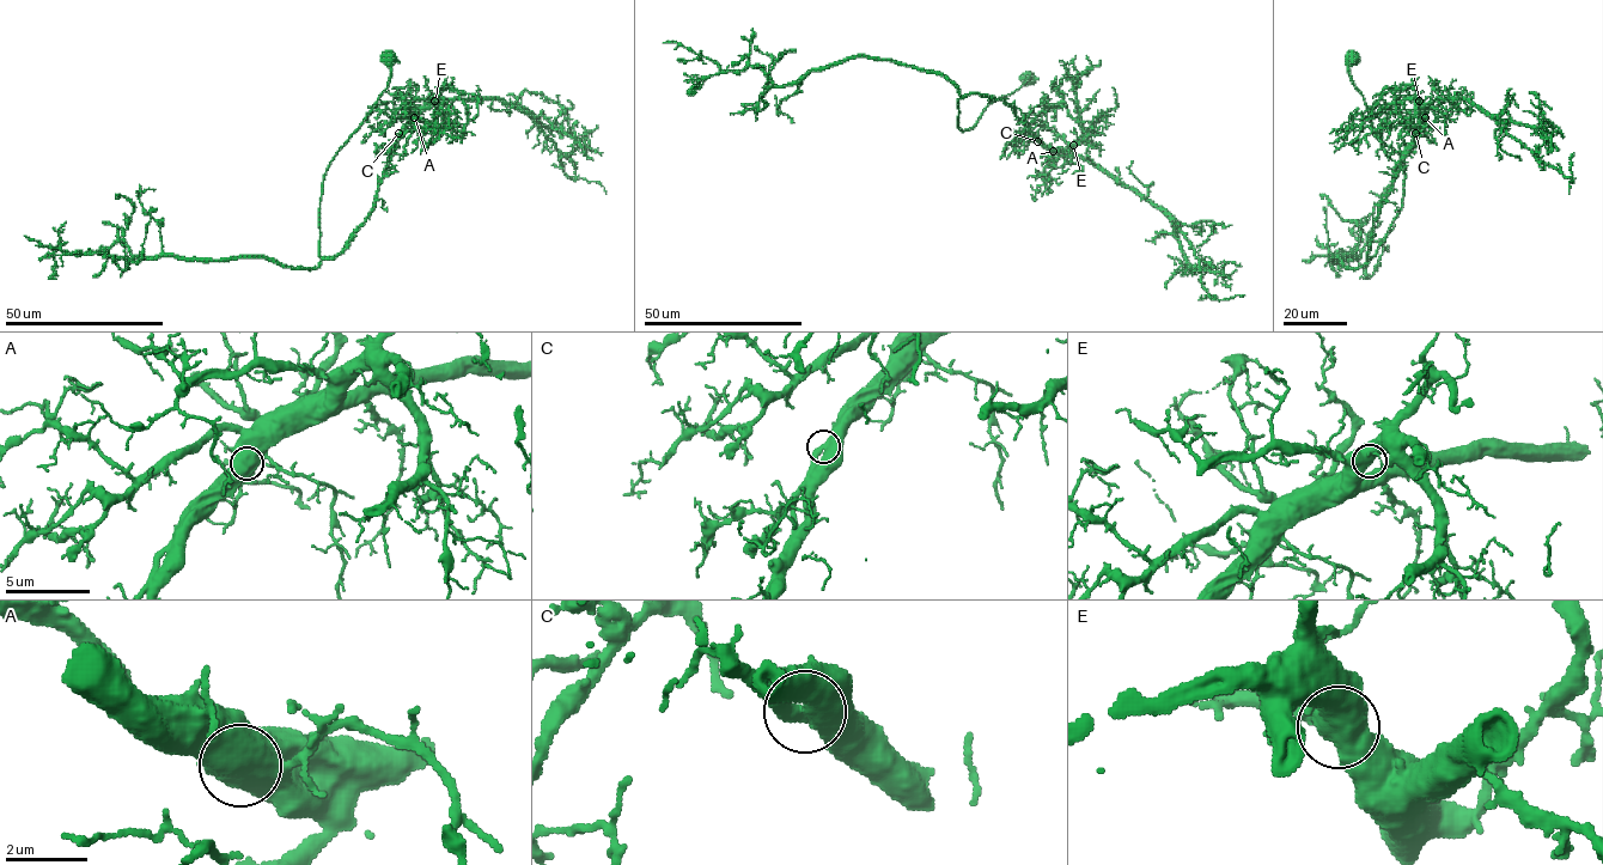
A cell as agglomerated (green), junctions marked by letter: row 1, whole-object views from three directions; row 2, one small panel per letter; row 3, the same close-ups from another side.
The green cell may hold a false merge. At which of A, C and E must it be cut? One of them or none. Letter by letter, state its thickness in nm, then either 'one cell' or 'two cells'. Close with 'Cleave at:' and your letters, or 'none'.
A: calibre 800 nm; one cell
C: calibre 800 nm; one cell
E: calibre 800 nm; one cell
Cleave at: none

